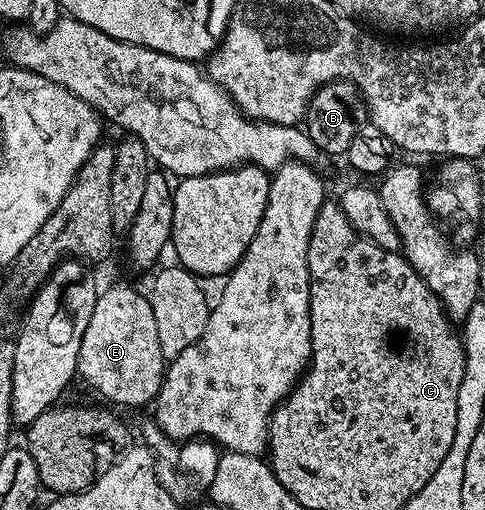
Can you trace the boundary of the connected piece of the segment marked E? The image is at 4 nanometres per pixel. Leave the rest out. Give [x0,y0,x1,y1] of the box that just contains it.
[79,283,165,407]

